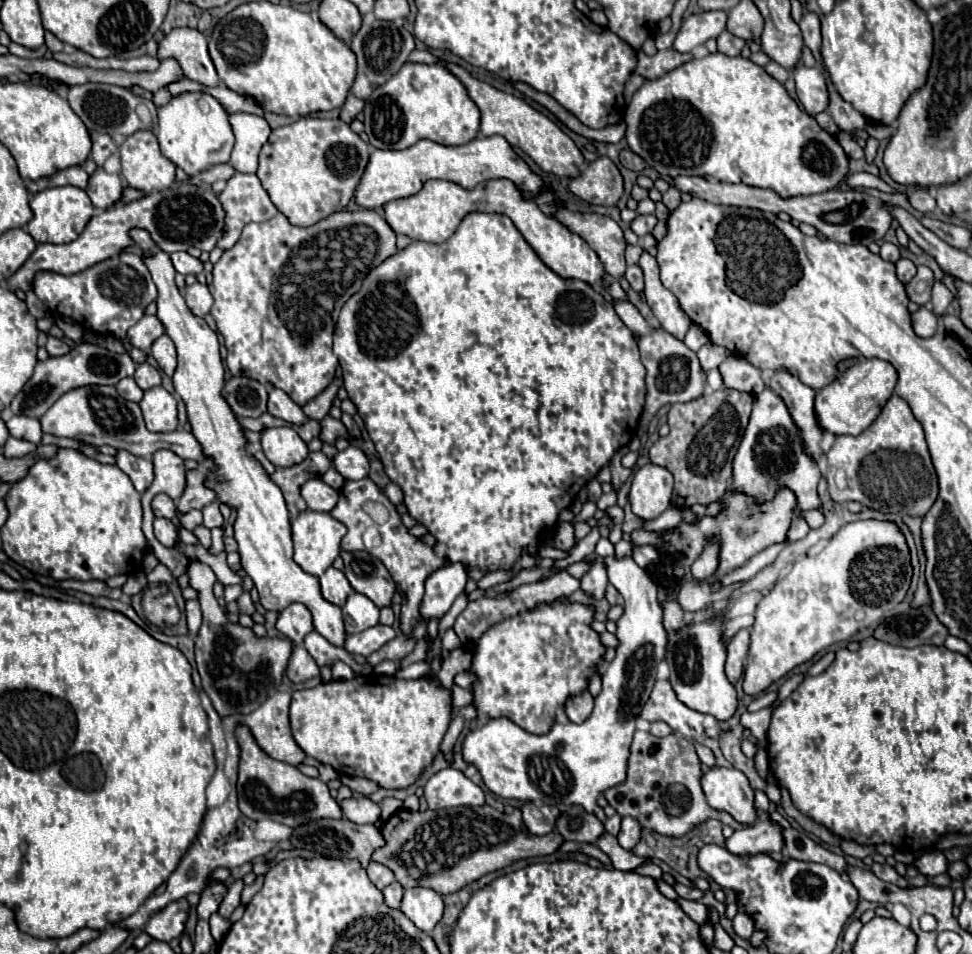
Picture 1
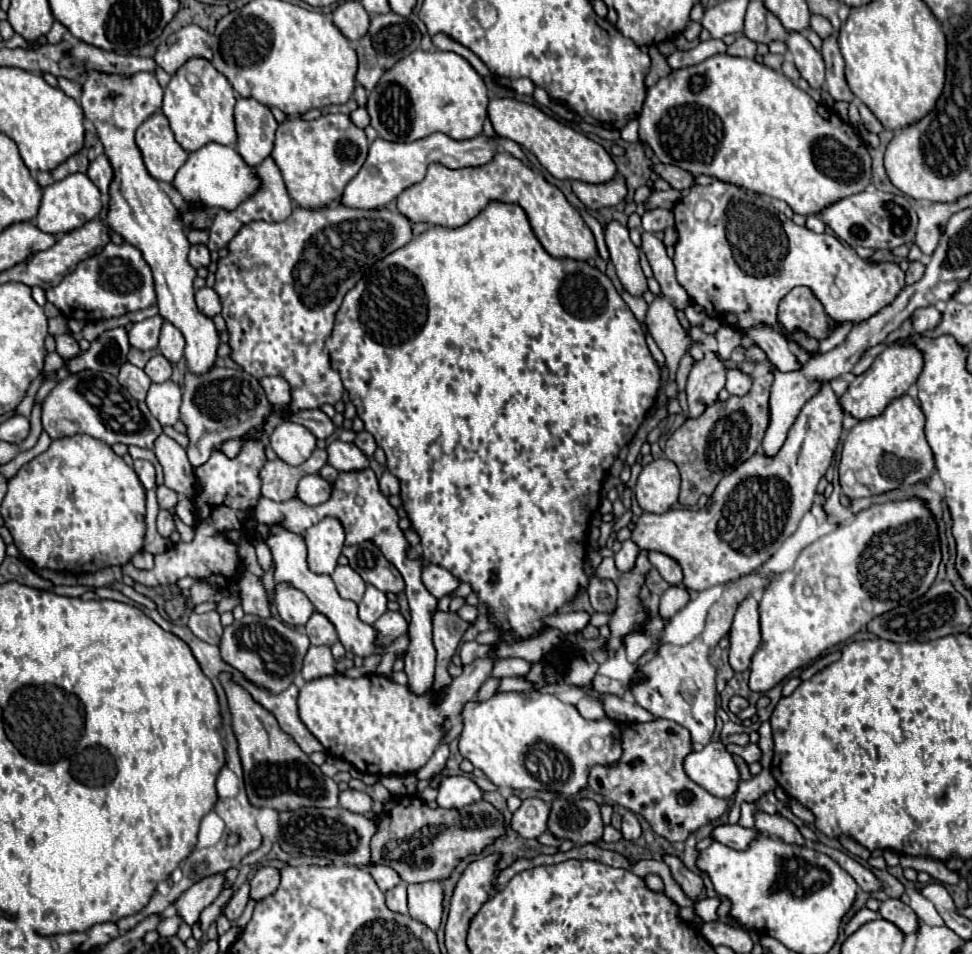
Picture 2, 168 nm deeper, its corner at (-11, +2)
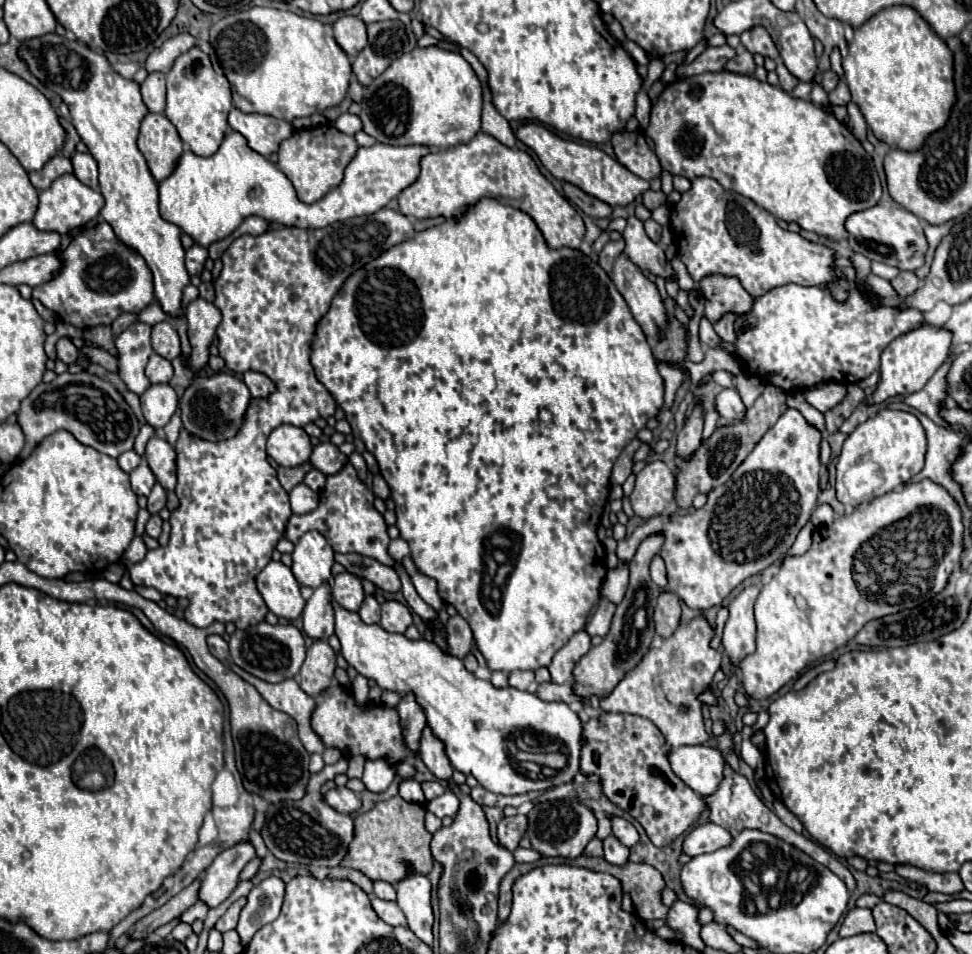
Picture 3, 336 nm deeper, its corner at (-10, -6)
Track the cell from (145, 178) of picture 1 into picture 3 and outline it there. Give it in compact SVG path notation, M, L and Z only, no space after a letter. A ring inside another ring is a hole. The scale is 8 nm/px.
M147 114L141 122L137 146L157 182L165 180L183 152L183 142L175 126L163 114Z

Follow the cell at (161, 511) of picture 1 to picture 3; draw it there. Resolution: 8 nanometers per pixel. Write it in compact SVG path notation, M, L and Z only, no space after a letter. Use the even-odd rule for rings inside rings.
M155 484L153 490L151 490L151 494L149 494L149 506L147 506L147 510L151 514L157 514L159 510L165 508L165 504L167 504L167 492L161 488L161 484Z

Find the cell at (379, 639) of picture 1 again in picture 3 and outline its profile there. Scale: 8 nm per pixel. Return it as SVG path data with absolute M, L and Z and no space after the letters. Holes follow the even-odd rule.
M385 602L381 606L381 626L387 632L397 632L403 634L411 626L411 612L405 604L401 602Z

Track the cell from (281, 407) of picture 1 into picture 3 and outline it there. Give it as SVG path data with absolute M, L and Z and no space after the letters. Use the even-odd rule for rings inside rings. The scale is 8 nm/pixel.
M245 372L243 382L247 384L253 398L265 398L265 396L271 396L275 392L273 380L269 380L265 374L259 374L259 372Z

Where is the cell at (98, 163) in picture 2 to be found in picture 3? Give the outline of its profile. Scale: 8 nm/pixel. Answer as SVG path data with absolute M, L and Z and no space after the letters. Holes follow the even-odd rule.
M75 152L75 156L71 158L73 162L73 170L75 170L75 176L89 188L93 190L99 190L99 180L97 180L97 162L93 160L91 154L79 154Z

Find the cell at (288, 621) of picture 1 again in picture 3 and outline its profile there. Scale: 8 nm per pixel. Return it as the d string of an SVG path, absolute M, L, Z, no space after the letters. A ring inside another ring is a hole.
M269 562L261 570L257 576L257 590L277 618L297 620L303 614L305 598L301 596L301 586L291 568L281 562Z

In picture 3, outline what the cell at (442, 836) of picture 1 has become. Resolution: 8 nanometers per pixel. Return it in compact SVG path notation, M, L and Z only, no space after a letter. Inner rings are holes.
M393 796L385 802L379 802L373 810L359 814L355 818L355 838L341 866L361 870L371 880L385 880L391 884L405 880L409 872L421 872L423 876L429 876L435 864L429 848L433 834L429 834L425 828L423 812L423 804L405 802L401 796Z

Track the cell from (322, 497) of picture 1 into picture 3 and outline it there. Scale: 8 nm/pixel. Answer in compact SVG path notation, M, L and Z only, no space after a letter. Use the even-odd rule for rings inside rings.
M297 484L297 488L289 492L289 502L291 502L293 514L307 514L317 508L319 494L313 492L307 484Z

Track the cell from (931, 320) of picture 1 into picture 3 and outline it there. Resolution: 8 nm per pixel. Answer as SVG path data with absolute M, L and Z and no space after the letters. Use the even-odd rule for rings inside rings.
M787 284L781 288L769 290L761 298L755 298L751 314L737 320L735 328L739 330L745 322L753 324L753 328L737 334L735 346L723 342L723 348L739 356L739 360L745 362L747 372L761 376L765 378L765 382L775 384L785 392L789 392L795 388L797 390L807 388L821 380L853 384L867 378L871 372L879 370L879 356L889 346L889 342L895 340L897 336L903 336L905 332L911 332L913 328L919 328L921 324L925 324L925 318L919 310L913 310L913 308L911 310L899 310L891 306L873 308L869 304L867 294L861 292L859 288L853 288L849 292L847 302L841 304L841 302L835 302L825 288L815 288L815 286L805 288L799 284Z

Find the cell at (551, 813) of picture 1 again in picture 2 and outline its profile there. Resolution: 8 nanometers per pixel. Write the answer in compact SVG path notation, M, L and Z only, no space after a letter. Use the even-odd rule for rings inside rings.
M530 798L524 800L522 806L512 814L510 828L516 830L522 838L538 838L546 832L546 816L548 816L548 804Z

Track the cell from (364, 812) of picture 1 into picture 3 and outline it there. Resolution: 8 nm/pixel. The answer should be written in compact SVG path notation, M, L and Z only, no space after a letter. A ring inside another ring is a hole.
M333 788L325 794L325 802L335 808L337 812L343 812L343 814L353 814L361 808L361 798L351 792L349 788Z

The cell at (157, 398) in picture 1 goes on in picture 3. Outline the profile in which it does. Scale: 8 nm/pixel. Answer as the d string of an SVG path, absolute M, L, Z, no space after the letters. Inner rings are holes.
M153 384L141 394L141 410L153 428L165 428L179 404L175 390L169 384Z

